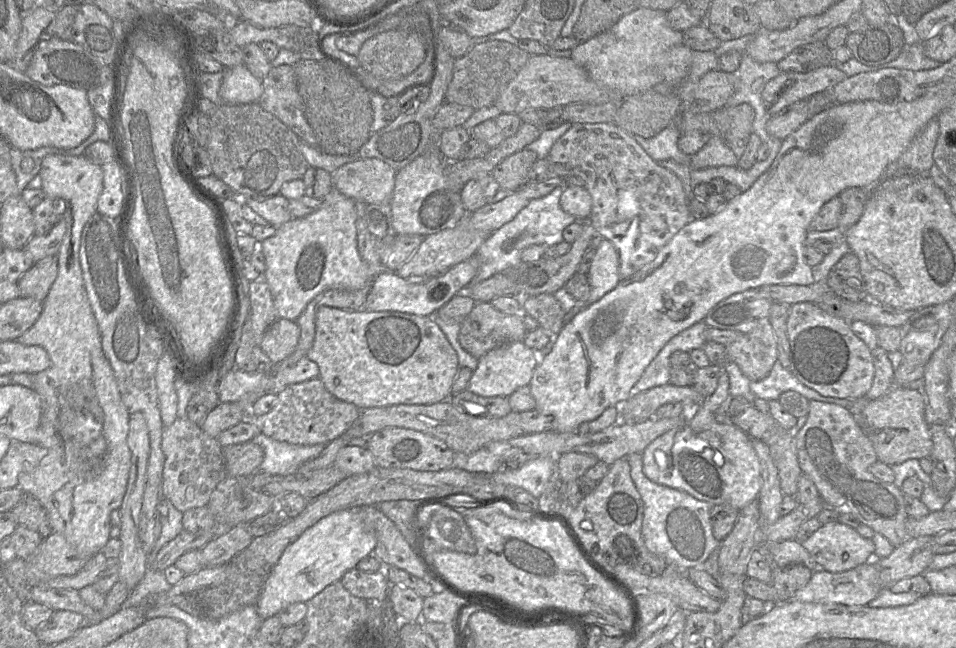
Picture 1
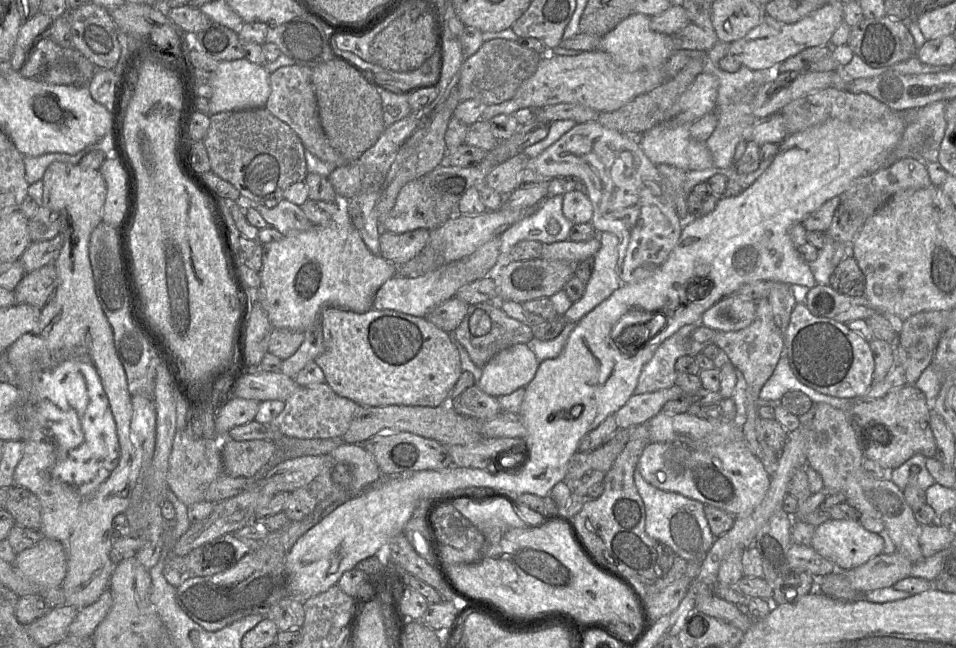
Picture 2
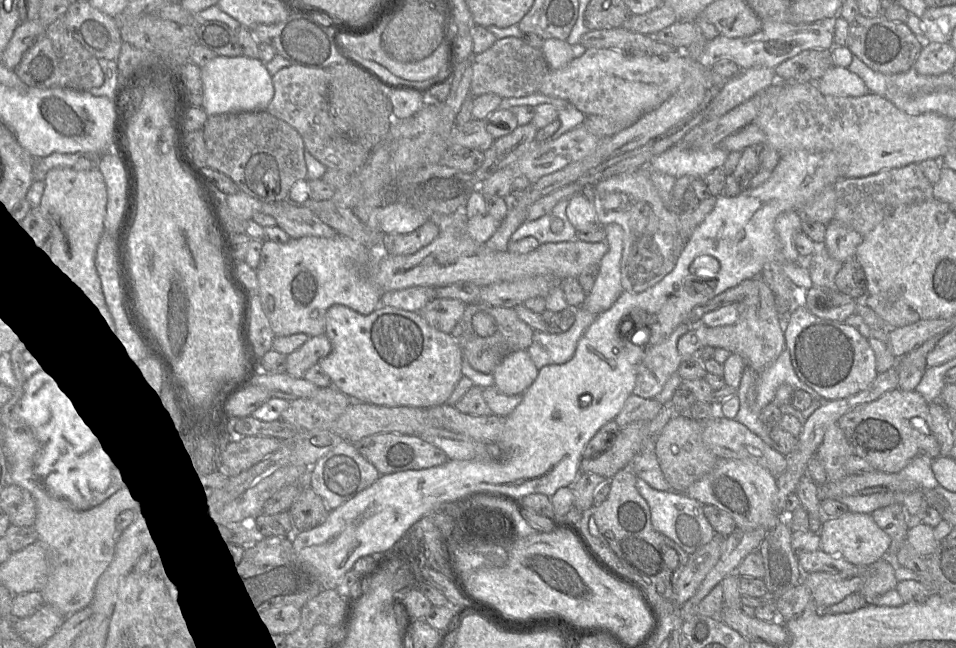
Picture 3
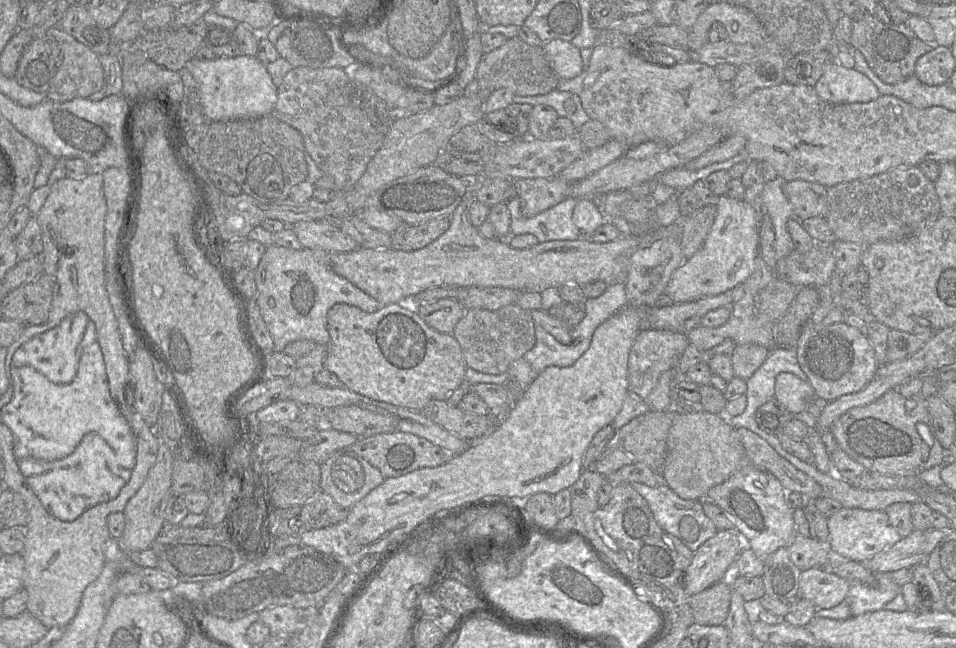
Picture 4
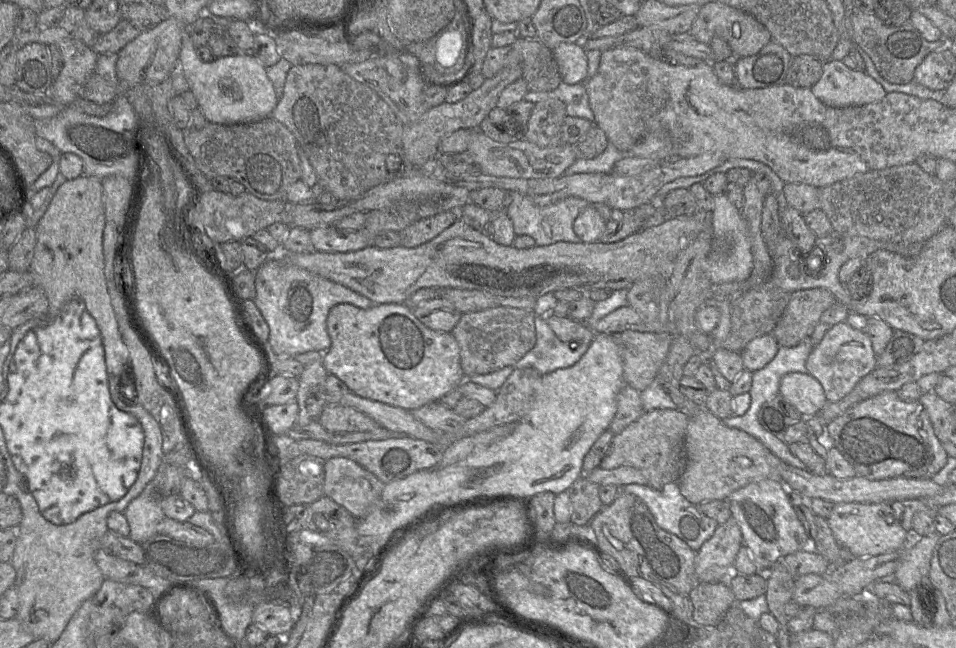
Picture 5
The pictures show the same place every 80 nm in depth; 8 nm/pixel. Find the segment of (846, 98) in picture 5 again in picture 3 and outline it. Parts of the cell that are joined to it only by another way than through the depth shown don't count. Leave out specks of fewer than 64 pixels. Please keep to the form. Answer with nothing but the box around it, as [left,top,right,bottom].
[816,65,870,97]

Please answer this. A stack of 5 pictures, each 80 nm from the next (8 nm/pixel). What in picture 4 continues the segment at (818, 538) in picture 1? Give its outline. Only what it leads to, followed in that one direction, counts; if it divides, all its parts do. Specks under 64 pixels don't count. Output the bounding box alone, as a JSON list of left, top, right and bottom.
[827,507,902,563]

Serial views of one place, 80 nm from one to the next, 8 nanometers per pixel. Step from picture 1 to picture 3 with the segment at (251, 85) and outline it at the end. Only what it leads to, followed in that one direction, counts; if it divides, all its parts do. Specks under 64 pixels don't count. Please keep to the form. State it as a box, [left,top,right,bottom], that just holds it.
[201,56,273,116]

